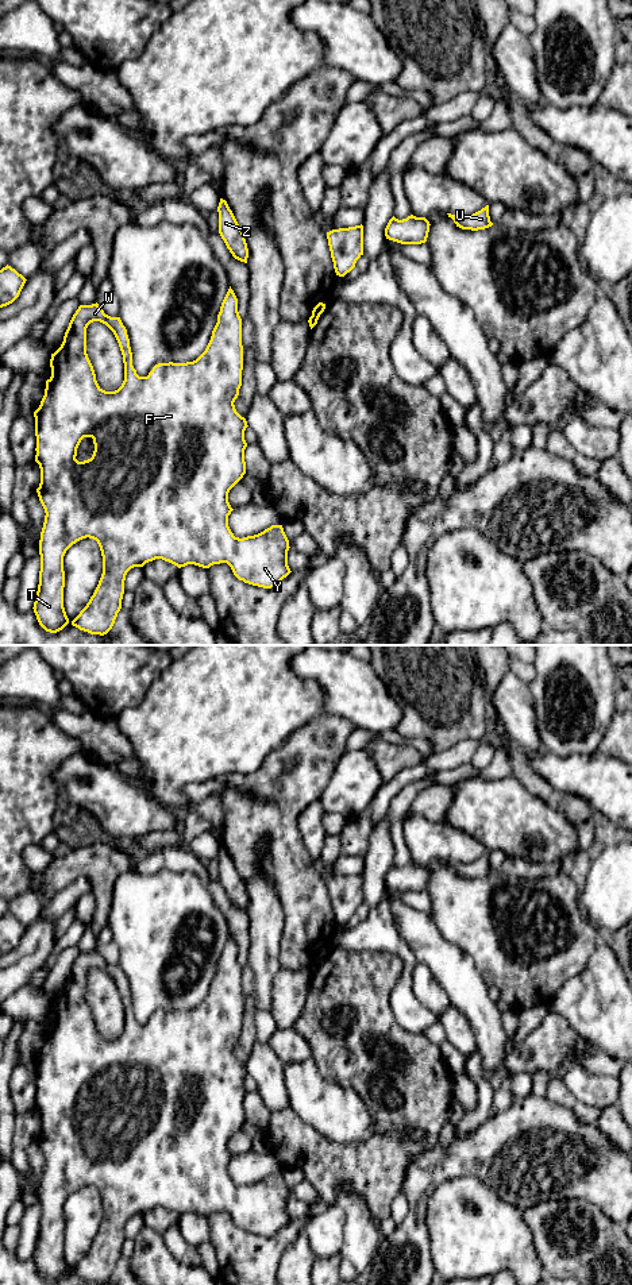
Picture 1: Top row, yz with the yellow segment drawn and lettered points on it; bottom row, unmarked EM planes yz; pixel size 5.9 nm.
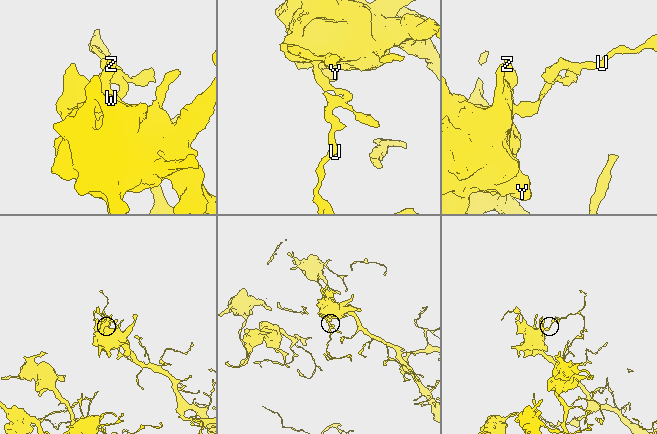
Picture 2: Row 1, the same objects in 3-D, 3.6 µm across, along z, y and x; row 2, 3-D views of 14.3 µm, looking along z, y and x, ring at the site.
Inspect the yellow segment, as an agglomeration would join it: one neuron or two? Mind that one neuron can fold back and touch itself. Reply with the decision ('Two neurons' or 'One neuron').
Two neurons

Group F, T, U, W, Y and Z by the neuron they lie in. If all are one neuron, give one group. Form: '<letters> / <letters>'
F T W Y Z / U

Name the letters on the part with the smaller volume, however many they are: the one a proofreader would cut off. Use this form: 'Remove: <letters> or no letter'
Remove: U

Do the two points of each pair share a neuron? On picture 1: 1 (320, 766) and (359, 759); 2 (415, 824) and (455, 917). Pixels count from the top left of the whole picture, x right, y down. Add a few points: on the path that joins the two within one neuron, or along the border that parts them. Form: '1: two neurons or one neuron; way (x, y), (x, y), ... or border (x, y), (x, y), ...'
1: two neurons; border (346, 751), (322, 791)
2: two neurons; border (446, 860), (432, 859), (426, 865)

